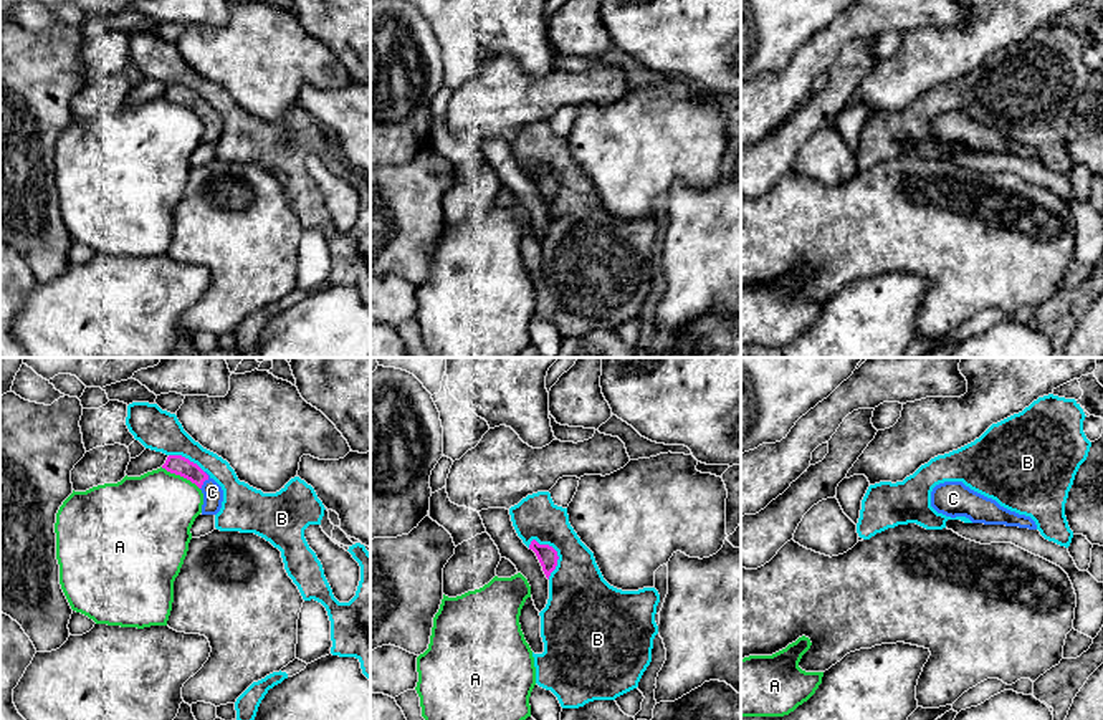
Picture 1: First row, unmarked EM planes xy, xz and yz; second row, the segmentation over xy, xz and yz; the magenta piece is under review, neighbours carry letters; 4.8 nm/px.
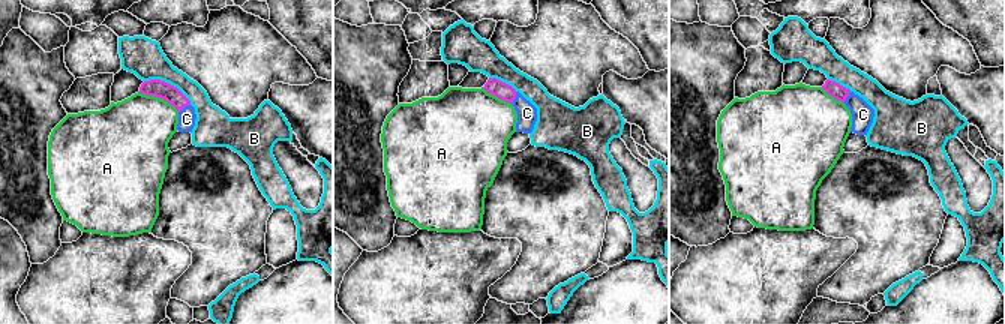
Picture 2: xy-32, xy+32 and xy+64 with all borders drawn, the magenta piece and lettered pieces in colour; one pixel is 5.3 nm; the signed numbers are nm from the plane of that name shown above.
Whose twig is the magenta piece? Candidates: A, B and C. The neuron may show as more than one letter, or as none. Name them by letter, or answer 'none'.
C

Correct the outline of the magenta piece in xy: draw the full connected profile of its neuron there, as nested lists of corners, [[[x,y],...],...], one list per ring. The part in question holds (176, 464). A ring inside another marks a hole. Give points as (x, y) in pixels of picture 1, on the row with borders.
[[[169,455],[162,468],[190,480],[202,490],[203,493],[202,515],[217,515],[220,511],[223,502],[223,490],[197,463],[190,462],[182,455]]]

